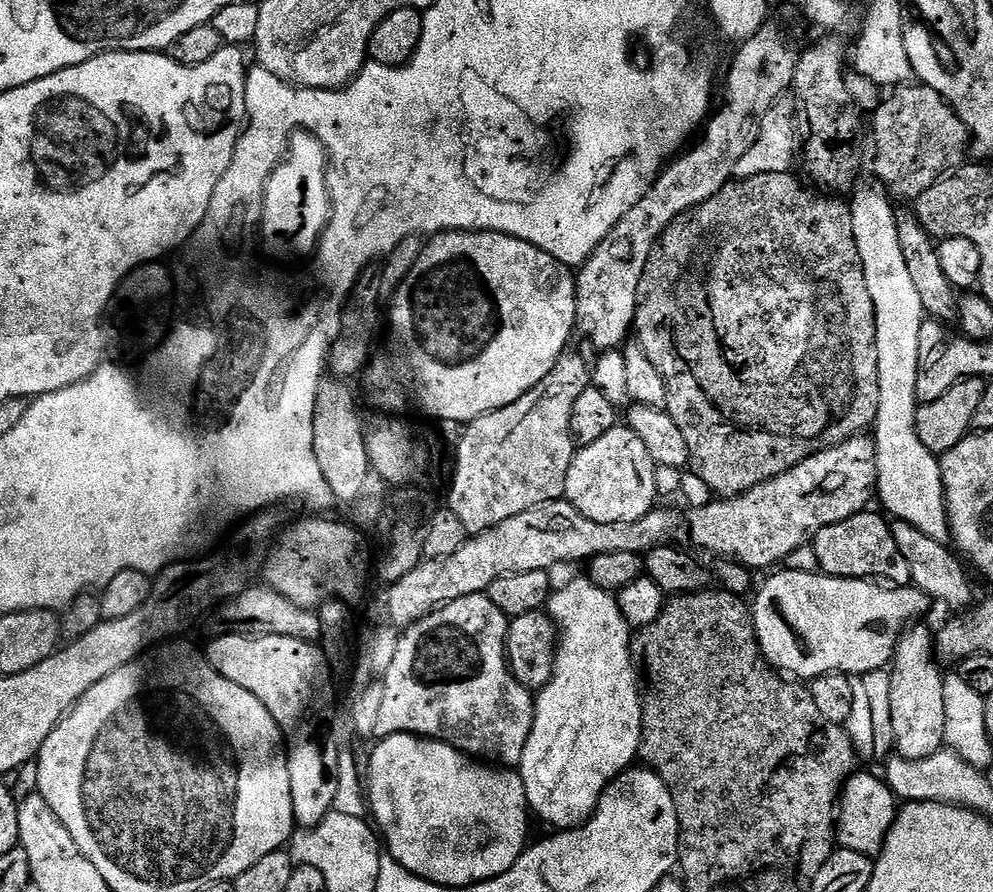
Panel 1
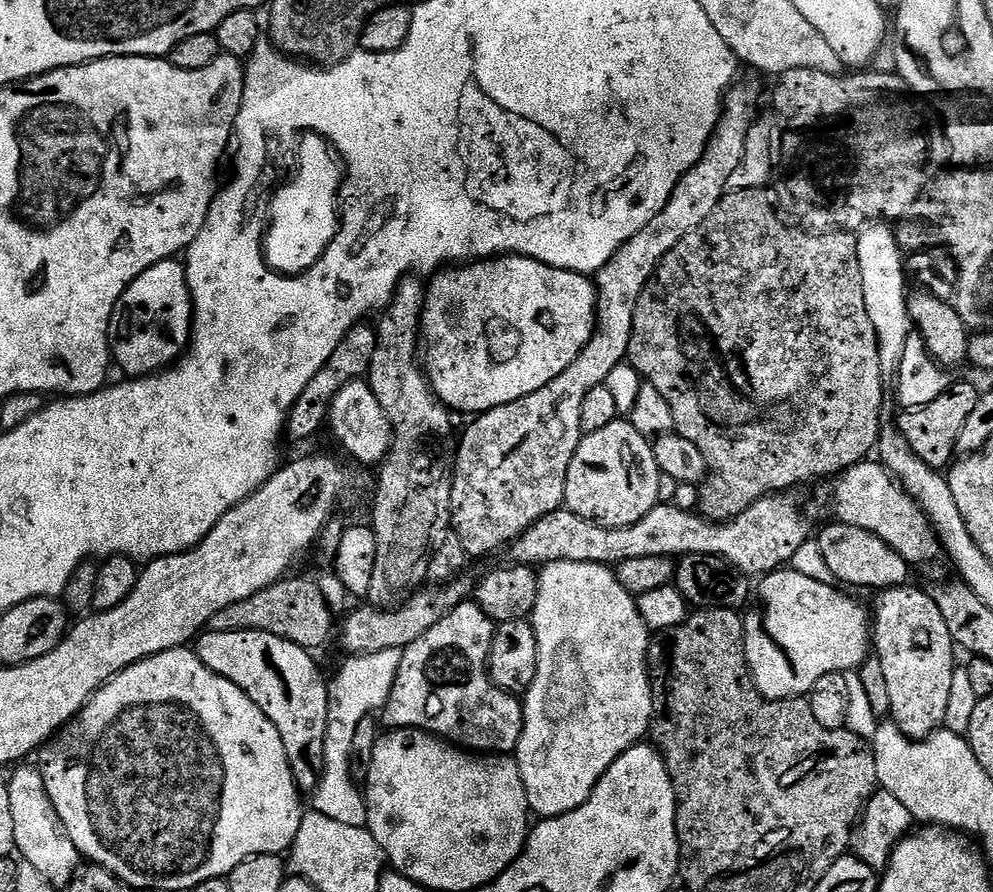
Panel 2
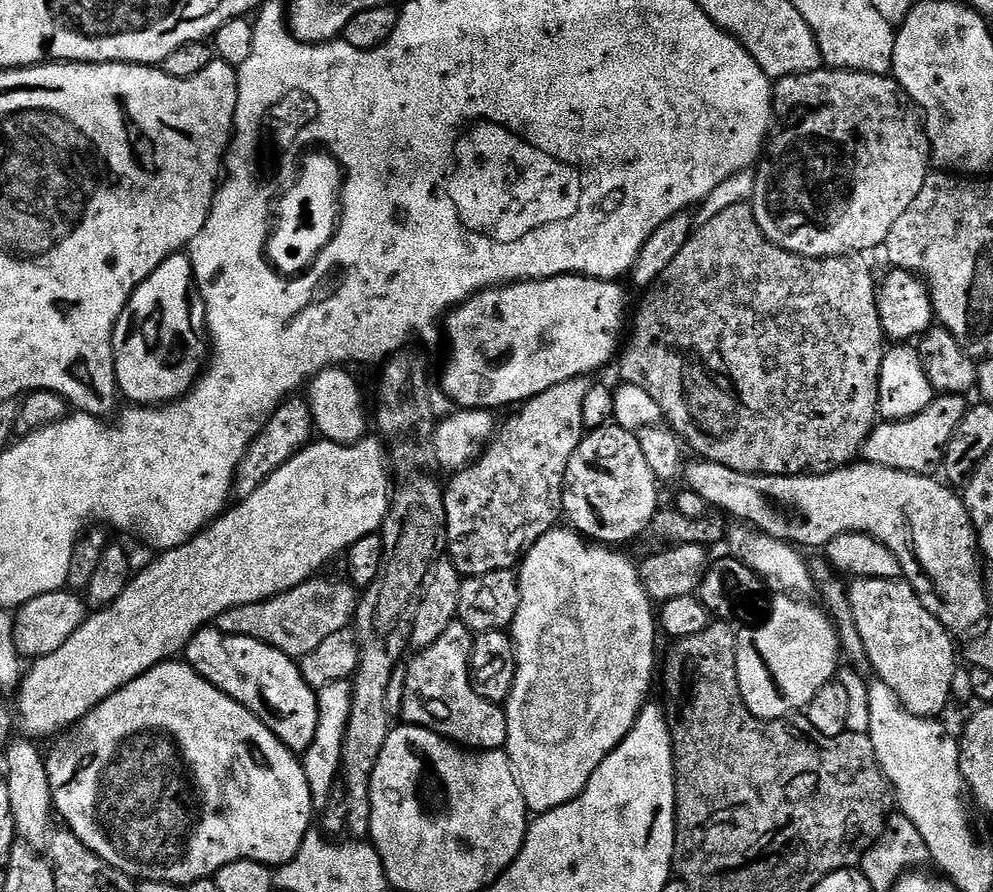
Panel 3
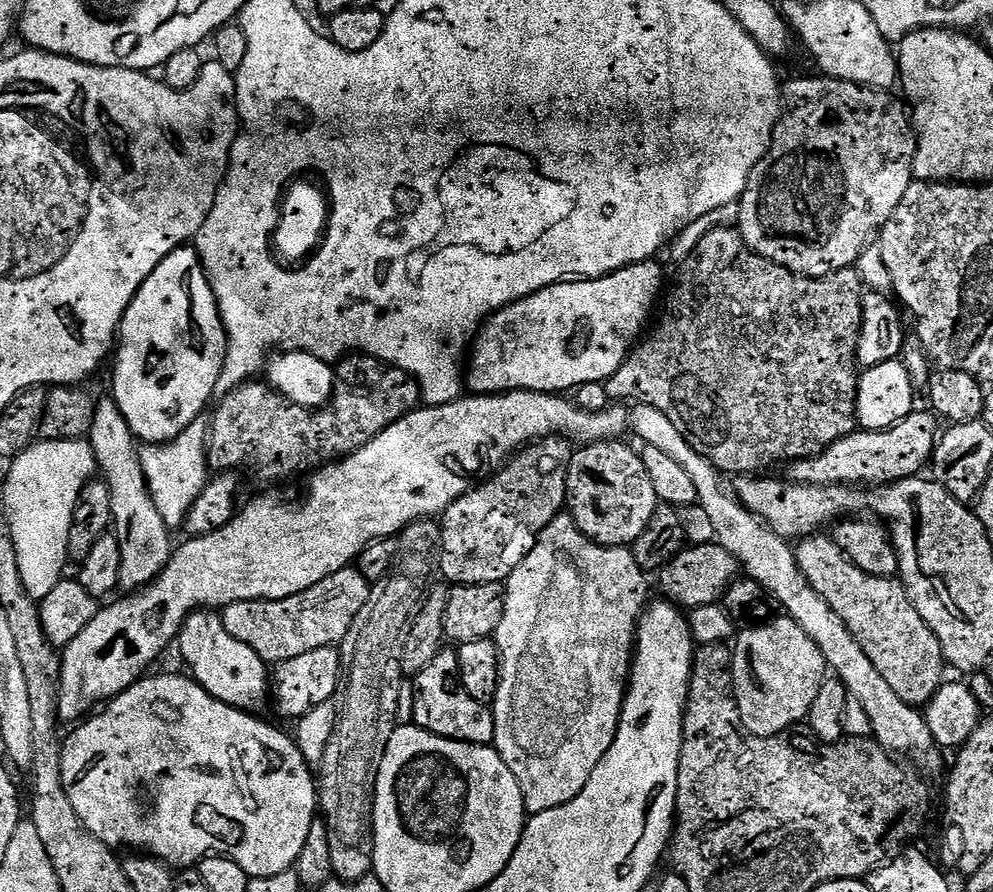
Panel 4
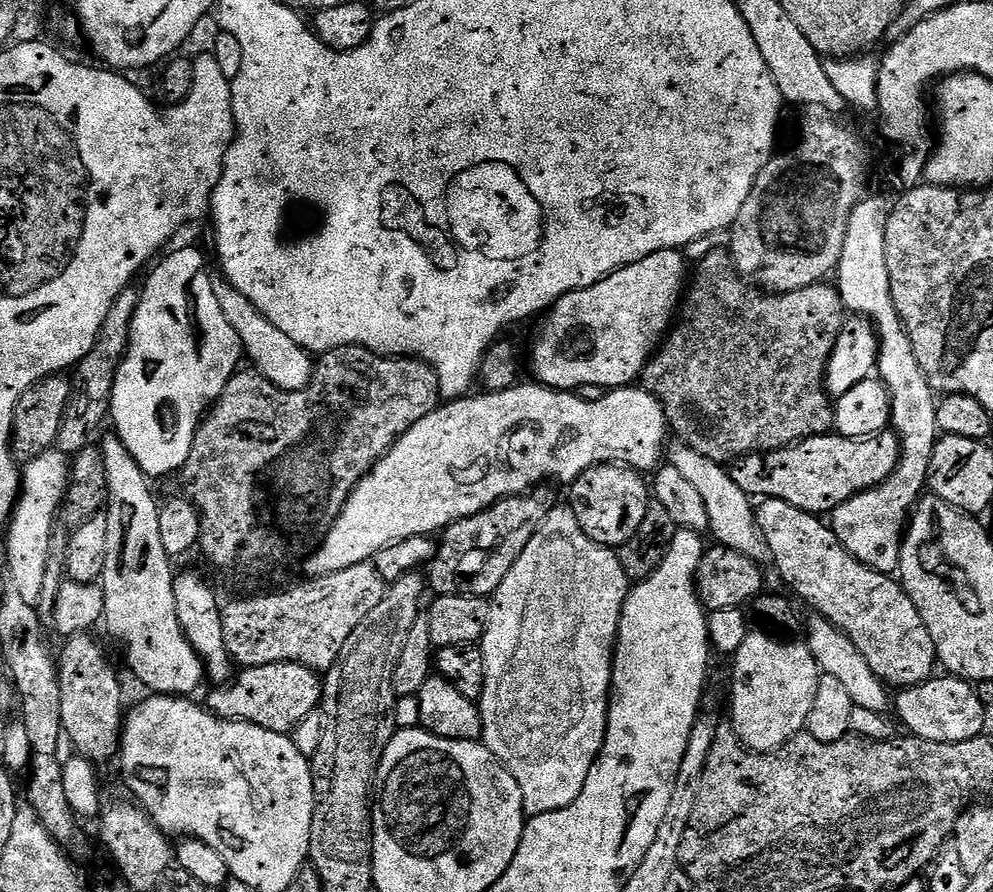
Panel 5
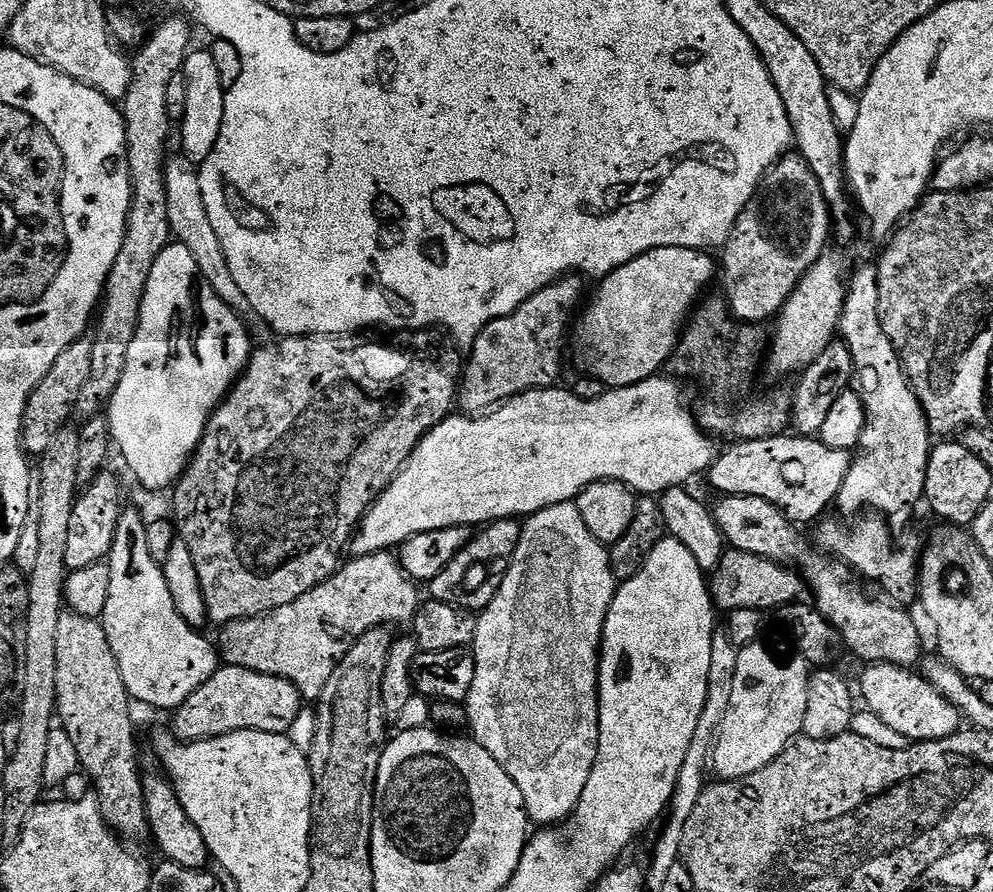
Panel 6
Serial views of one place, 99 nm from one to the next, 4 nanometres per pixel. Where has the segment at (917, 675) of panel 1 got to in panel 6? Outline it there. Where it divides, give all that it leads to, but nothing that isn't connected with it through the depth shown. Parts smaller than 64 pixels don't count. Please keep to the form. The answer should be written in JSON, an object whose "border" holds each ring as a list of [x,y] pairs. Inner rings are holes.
{"border":[[[720,496],[717,501],[714,504],[716,525],[725,541],[746,554],[758,554],[799,572],[805,585],[816,591],[815,608],[836,628],[847,651],[849,648],[869,665],[888,663],[911,669],[914,664],[921,663],[920,628],[915,618],[891,599],[875,600],[867,596],[865,585],[852,569],[843,560],[817,550],[810,540],[808,545],[807,538],[800,533],[803,531],[784,515],[782,509],[766,502],[766,498],[753,496]]]}

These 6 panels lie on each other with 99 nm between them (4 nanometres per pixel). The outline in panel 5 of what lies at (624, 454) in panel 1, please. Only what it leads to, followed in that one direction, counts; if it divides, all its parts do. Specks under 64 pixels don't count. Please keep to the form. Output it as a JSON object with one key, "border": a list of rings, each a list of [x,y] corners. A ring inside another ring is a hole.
{"border":[[[598,464],[586,470],[570,485],[570,506],[578,518],[578,526],[594,542],[605,544],[613,550],[619,549],[642,526],[650,503],[650,484],[635,468],[622,464]]]}

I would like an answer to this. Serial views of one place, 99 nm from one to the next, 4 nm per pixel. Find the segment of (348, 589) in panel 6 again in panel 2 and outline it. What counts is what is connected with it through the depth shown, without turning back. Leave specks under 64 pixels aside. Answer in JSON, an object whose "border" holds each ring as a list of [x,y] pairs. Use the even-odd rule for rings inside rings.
{"border":[[[292,574],[277,584],[266,586],[266,590],[258,590],[258,594],[250,594],[250,598],[242,598],[242,602],[226,606],[226,610],[218,610],[218,614],[210,618],[208,628],[213,632],[265,632],[303,648],[317,650],[332,632],[332,619],[334,613],[322,598],[315,579],[303,580]]]}

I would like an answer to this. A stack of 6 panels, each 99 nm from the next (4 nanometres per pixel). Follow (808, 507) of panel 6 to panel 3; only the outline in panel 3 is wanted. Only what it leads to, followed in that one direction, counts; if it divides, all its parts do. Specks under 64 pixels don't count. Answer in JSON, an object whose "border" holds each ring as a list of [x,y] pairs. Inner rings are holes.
{"border":[[[940,394],[932,399],[926,410],[922,410],[922,414],[914,414],[905,420],[877,423],[864,443],[863,459],[869,464],[881,464],[919,476],[933,475],[943,465],[946,446],[954,430],[958,430],[958,422],[962,422],[962,418],[968,413],[970,404],[966,401],[964,396]]]}

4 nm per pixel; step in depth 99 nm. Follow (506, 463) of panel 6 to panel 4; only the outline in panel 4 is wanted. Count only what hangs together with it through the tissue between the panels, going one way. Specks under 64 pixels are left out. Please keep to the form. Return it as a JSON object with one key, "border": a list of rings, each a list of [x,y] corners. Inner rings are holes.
{"border":[[[505,392],[494,396],[468,394],[441,408],[421,406],[417,408],[415,412],[408,412],[398,422],[386,426],[386,430],[382,430],[382,434],[378,434],[378,438],[366,442],[366,446],[362,446],[358,451],[351,452],[349,456],[344,457],[342,460],[334,460],[315,469],[315,471],[307,477],[307,480],[309,479],[308,493],[305,494],[304,501],[302,501],[301,504],[284,504],[284,500],[280,496],[260,496],[253,504],[246,505],[247,503],[245,503],[243,507],[237,511],[236,515],[232,517],[232,521],[226,526],[222,526],[218,530],[214,530],[205,536],[194,536],[185,539],[185,544],[182,545],[181,548],[179,545],[179,547],[173,551],[172,556],[168,560],[168,565],[156,575],[155,580],[151,580],[150,583],[145,584],[143,588],[125,595],[128,596],[125,600],[113,599],[111,601],[113,604],[110,605],[109,608],[101,607],[96,613],[94,622],[90,622],[90,626],[86,626],[86,630],[82,630],[82,634],[78,634],[78,638],[74,638],[74,642],[70,642],[62,649],[60,658],[59,719],[61,721],[79,721],[85,713],[95,709],[101,702],[107,702],[114,699],[115,696],[120,696],[131,684],[137,684],[139,680],[143,680],[146,673],[151,669],[148,667],[163,654],[168,640],[175,641],[177,637],[179,637],[184,623],[197,609],[223,610],[227,604],[233,604],[234,602],[281,600],[282,598],[290,598],[294,594],[302,594],[302,590],[310,590],[310,586],[318,586],[318,582],[322,582],[322,578],[326,578],[331,572],[337,572],[338,570],[349,567],[349,565],[359,557],[360,551],[363,550],[366,545],[372,543],[373,540],[395,537],[404,531],[406,525],[412,524],[421,518],[439,517],[455,500],[466,495],[481,477],[487,478],[499,472],[500,469],[504,467],[506,461],[515,456],[521,448],[526,448],[530,444],[547,440],[549,436],[557,434],[563,434],[568,438],[577,436],[580,442],[618,440],[625,435],[623,433],[624,431],[629,431],[629,428],[630,412],[627,407],[609,406],[609,408],[601,412],[584,412],[571,399],[565,398],[560,394],[549,394],[547,392]]]}

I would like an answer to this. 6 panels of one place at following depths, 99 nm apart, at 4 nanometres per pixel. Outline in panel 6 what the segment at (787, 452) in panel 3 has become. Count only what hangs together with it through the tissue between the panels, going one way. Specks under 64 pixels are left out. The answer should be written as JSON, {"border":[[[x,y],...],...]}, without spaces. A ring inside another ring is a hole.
{"border":[[[717,296],[710,297],[708,301],[705,299],[691,313],[672,351],[672,359],[666,365],[667,371],[672,371],[669,373],[681,381],[693,380],[704,387],[709,400],[698,411],[698,423],[709,437],[729,436],[729,441],[739,442],[783,436],[794,420],[793,397],[784,392],[752,396],[756,371],[762,368],[766,356],[766,332],[764,336],[760,324],[746,324],[737,320],[728,307],[727,299]]]}

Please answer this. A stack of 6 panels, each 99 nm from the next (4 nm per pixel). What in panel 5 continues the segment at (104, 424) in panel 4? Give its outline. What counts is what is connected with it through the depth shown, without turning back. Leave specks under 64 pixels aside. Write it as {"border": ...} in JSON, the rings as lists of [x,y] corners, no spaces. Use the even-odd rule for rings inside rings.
{"border":[[[112,434],[109,435],[108,444],[106,443],[106,482],[108,483],[108,502],[106,505],[106,515],[108,521],[106,522],[106,566],[104,567],[104,575],[102,577],[102,587],[104,589],[104,619],[103,623],[108,624],[108,632],[117,640],[118,643],[124,647],[124,656],[128,659],[128,668],[145,684],[152,694],[159,694],[161,696],[183,696],[185,698],[193,695],[192,691],[199,686],[200,683],[205,683],[206,673],[204,671],[204,664],[200,660],[200,655],[195,652],[190,646],[190,642],[186,638],[186,634],[180,625],[178,618],[178,610],[176,609],[176,599],[174,598],[174,586],[172,585],[174,579],[174,571],[172,572],[172,564],[174,564],[173,557],[166,554],[166,546],[162,544],[162,533],[158,518],[160,517],[160,504],[156,496],[152,493],[150,485],[150,478],[138,466],[138,462],[130,454],[130,450],[126,450],[126,446],[120,440],[120,437]]]}

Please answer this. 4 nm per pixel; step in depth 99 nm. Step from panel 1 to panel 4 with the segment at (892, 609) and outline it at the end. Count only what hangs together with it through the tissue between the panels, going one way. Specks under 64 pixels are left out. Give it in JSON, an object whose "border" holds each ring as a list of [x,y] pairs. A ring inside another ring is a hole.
{"border":[[[783,618],[784,620],[772,620],[769,624],[764,624],[761,628],[748,628],[739,633],[735,637],[734,647],[732,648],[732,685],[734,686],[735,700],[738,702],[738,710],[742,714],[742,722],[744,728],[751,736],[777,736],[779,732],[786,732],[797,727],[799,722],[807,721],[808,711],[814,702],[814,697],[818,695],[818,690],[822,686],[822,682],[826,678],[826,673],[829,671],[828,663],[824,660],[822,650],[818,648],[815,642],[812,641],[810,634],[806,634],[806,630],[794,622],[790,618]]]}

